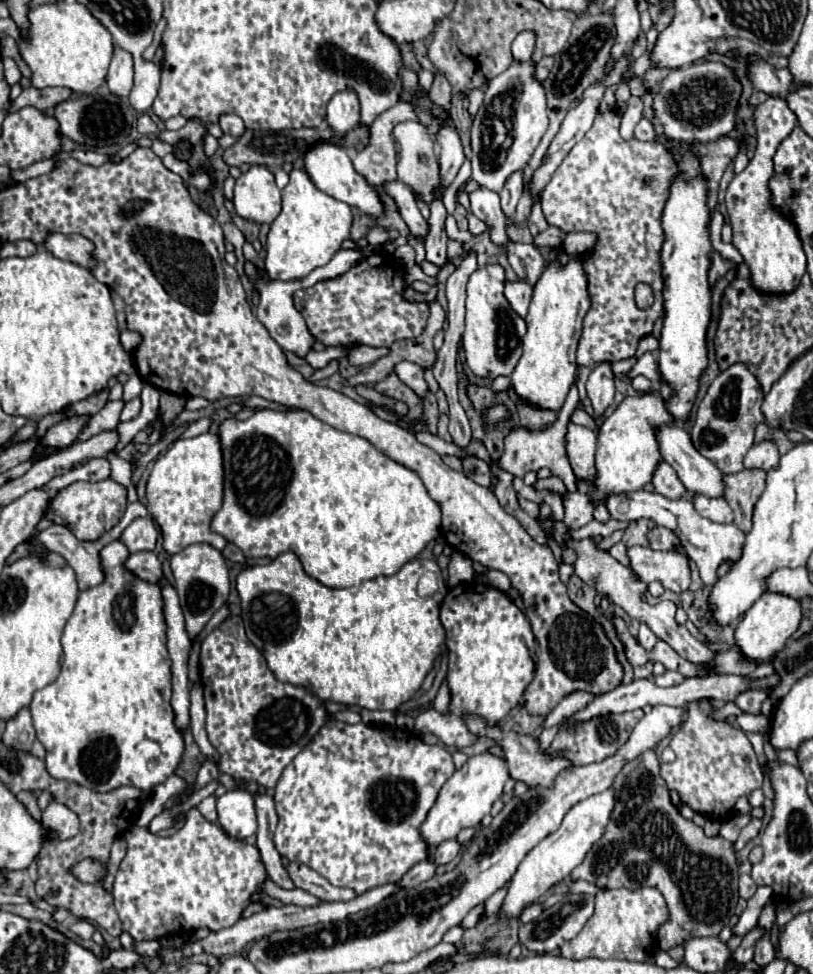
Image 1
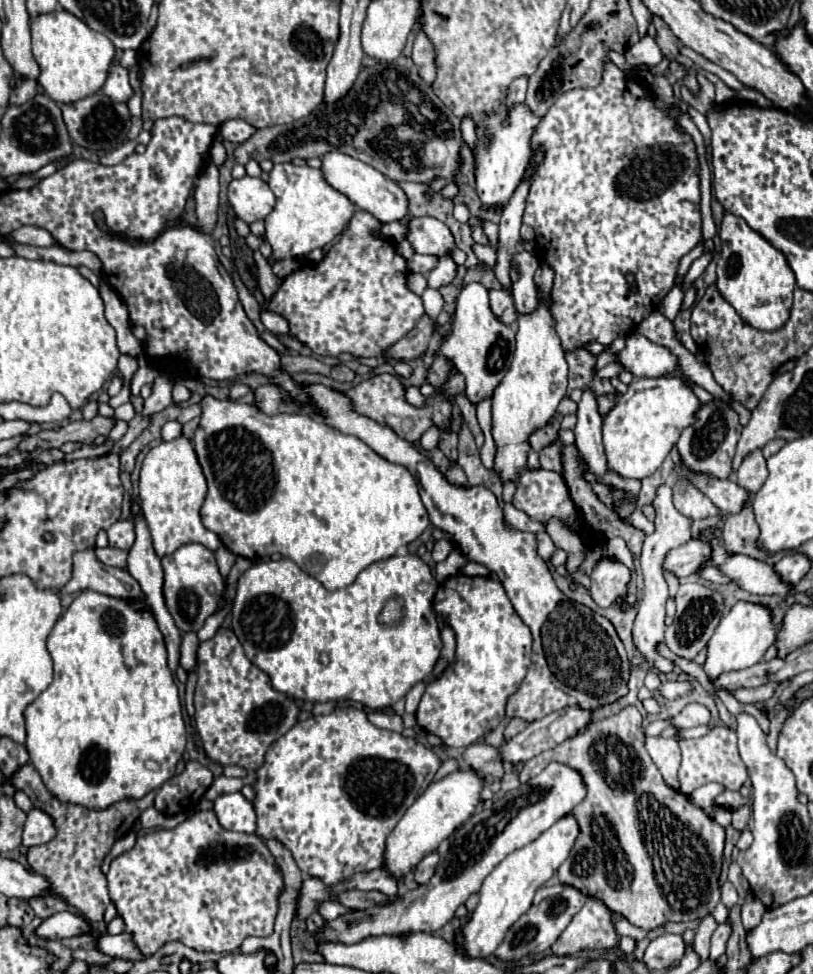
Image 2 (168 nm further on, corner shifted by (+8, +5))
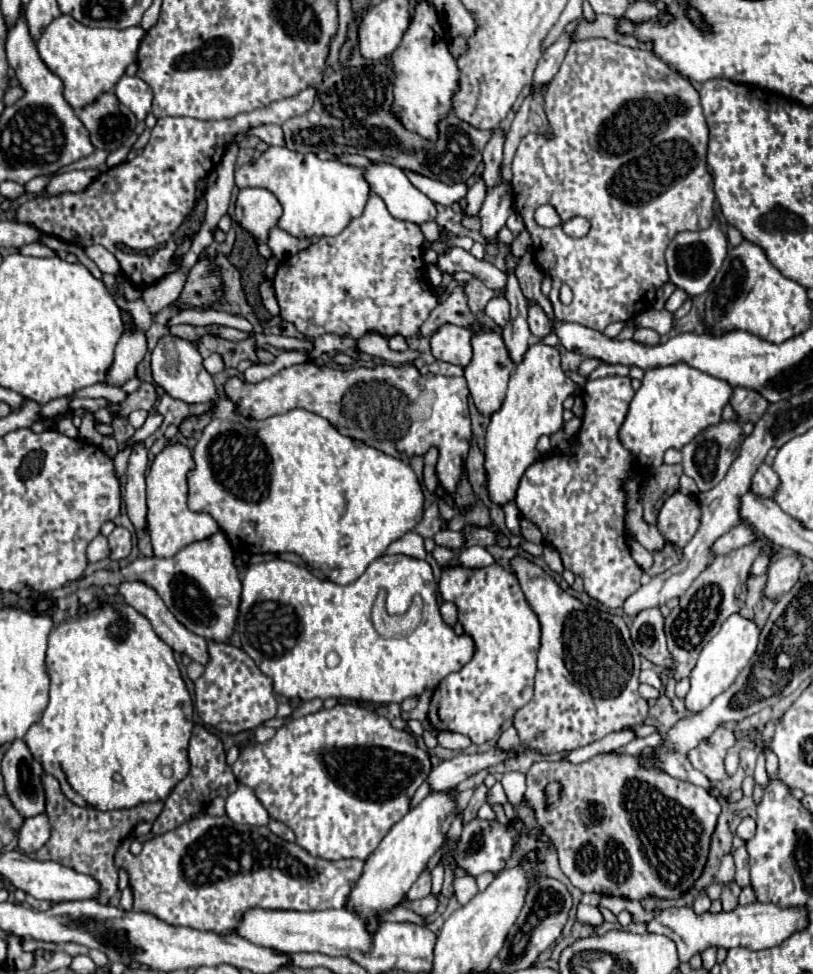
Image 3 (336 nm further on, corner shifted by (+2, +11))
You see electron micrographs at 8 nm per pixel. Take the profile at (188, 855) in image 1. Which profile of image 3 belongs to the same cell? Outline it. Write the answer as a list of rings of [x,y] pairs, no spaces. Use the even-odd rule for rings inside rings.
[[[201,814],[187,820],[179,828],[153,836],[143,844],[141,854],[129,852],[129,842],[123,842],[115,854],[115,866],[127,870],[129,888],[133,890],[135,910],[149,912],[159,920],[173,926],[187,926],[217,934],[233,934],[241,916],[249,908],[269,910],[329,910],[345,908],[353,884],[361,878],[365,862],[361,860],[339,860],[327,862],[311,856],[301,846],[285,842],[275,836],[267,826],[241,826],[233,824],[227,816]]]

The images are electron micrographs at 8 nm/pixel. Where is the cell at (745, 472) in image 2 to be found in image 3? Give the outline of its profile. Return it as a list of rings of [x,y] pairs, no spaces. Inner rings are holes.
[[[765,462],[761,464],[761,468],[757,468],[753,480],[751,480],[751,490],[759,496],[765,496],[765,498],[771,498],[775,488],[779,484],[779,476],[775,474],[775,470],[771,466],[767,466]]]

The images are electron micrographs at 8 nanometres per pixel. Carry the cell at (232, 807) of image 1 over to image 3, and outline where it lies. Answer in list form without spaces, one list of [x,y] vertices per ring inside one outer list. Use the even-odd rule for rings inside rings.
[[[241,784],[229,798],[227,798],[227,816],[235,824],[249,824],[249,826],[265,826],[269,822],[267,810],[257,800],[255,792]]]

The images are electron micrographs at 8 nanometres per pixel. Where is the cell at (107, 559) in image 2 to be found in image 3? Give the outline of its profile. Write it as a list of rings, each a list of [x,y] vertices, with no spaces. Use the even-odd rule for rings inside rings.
[[[97,536],[91,544],[89,544],[89,548],[87,548],[87,558],[89,558],[89,562],[99,562],[99,560],[103,560],[103,558],[109,558],[109,544],[107,544],[107,538],[105,536]]]

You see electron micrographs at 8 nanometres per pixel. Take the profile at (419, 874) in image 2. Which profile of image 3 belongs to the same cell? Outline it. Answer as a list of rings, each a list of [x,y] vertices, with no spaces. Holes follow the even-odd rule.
[[[423,870],[421,876],[417,878],[417,882],[407,892],[407,898],[409,900],[415,900],[415,898],[425,898],[429,894],[431,894],[431,872],[429,870]]]

